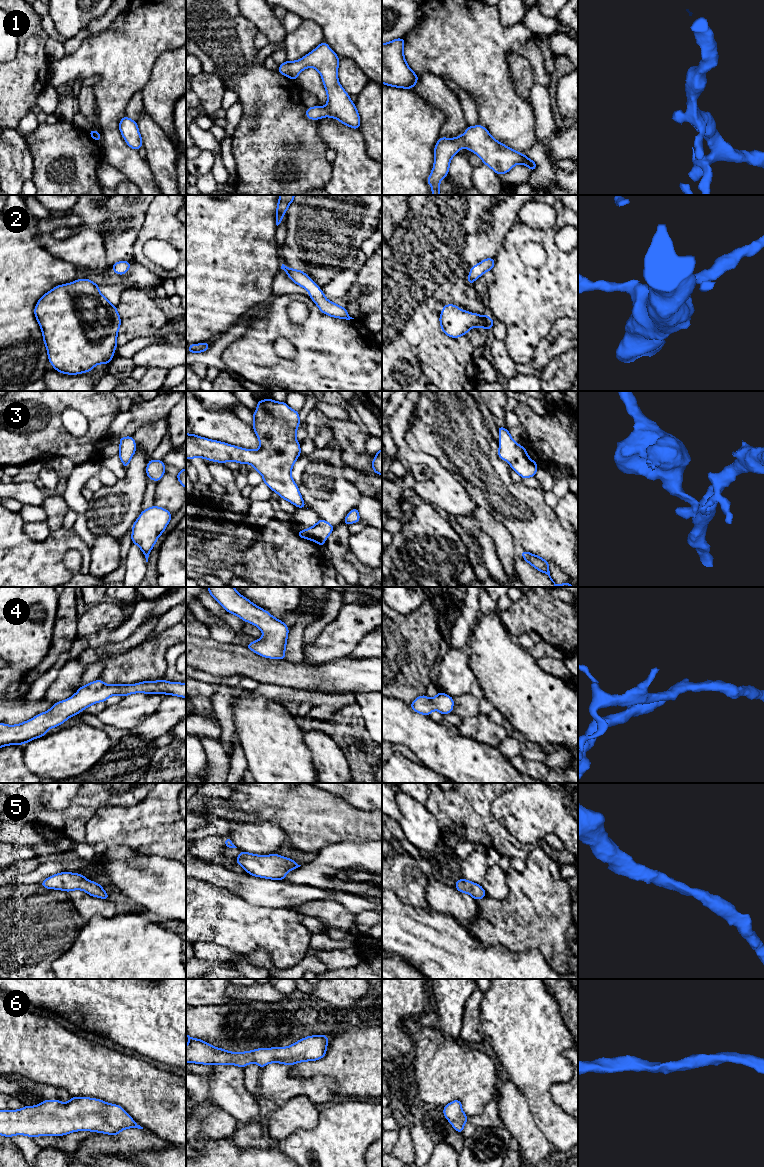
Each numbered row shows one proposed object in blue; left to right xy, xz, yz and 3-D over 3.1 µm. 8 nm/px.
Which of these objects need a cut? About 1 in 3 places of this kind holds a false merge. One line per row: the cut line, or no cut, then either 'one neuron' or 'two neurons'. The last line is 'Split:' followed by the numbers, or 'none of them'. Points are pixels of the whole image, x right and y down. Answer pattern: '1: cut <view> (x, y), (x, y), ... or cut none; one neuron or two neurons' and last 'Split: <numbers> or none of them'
1: cut none; one neuron
2: cut none; one neuron
3: cut yz (526, 454), (510, 463); two neurons
4: cut none; one neuron
5: cut none; one neuron
6: cut none; one neuron
Split: 3

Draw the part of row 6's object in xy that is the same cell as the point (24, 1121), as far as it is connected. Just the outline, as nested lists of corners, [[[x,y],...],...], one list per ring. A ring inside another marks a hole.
[[[71,1097],[67,1103],[60,1100],[44,1100],[36,1106],[25,1106],[19,1110],[0,1110],[0,1135],[62,1136],[68,1133],[87,1130],[109,1135],[118,1135],[128,1128],[143,1129],[124,1109],[116,1104],[88,1097]]]

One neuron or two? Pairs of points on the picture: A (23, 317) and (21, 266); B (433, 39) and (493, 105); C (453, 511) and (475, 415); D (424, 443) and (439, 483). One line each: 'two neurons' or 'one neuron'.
A: one neuron
B: one neuron
C: two neurons
D: two neurons

